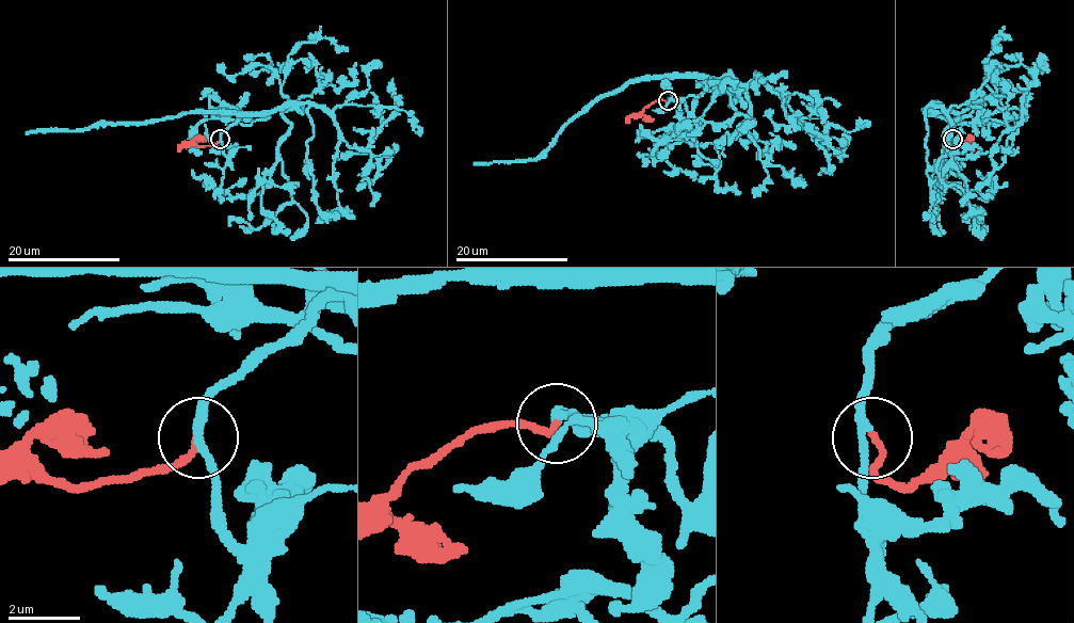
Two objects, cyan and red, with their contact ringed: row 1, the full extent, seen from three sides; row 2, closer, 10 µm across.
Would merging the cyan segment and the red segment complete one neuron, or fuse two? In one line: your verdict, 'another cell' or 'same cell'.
same cell

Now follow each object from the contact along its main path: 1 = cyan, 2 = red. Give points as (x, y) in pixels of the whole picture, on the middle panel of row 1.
1: (668, 99), (680, 99), (690, 111), (716, 84), (700, 78), (629, 79), (597, 96), (535, 158), (474, 165)
2: (668, 100), (652, 101), (625, 123)

